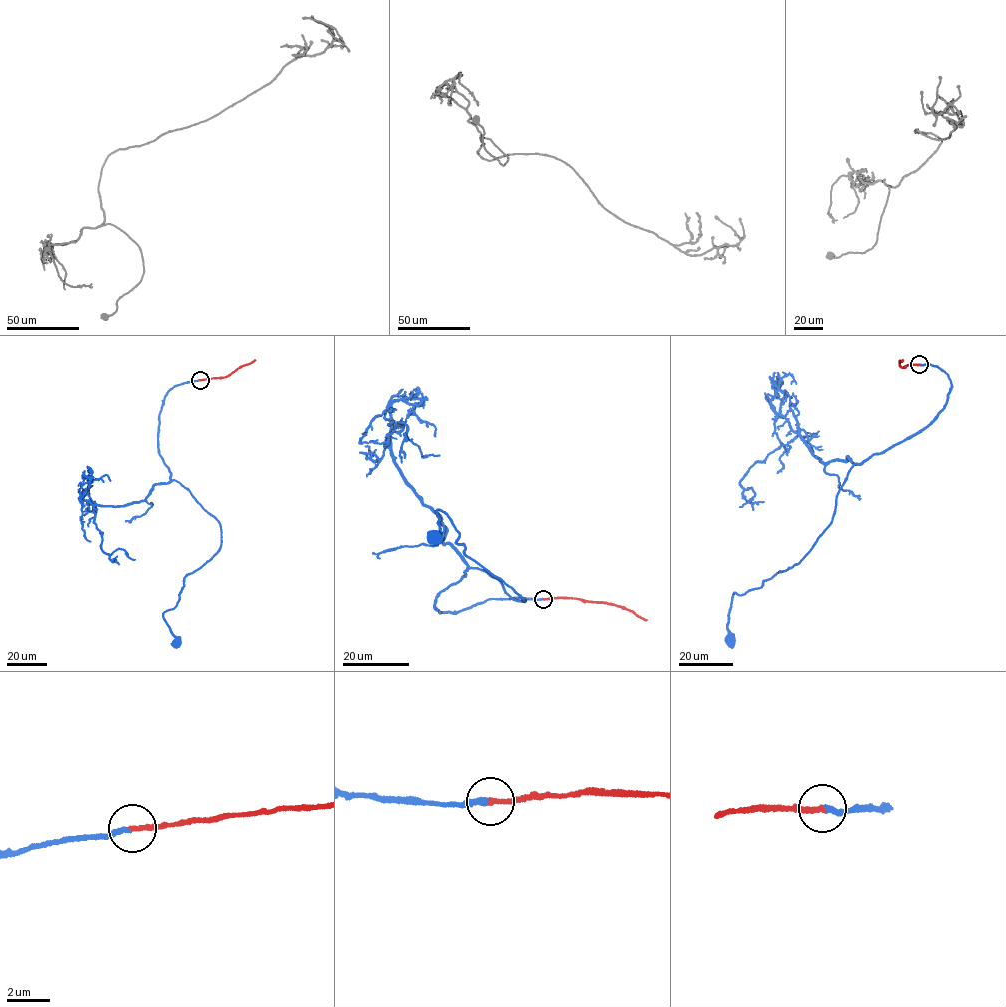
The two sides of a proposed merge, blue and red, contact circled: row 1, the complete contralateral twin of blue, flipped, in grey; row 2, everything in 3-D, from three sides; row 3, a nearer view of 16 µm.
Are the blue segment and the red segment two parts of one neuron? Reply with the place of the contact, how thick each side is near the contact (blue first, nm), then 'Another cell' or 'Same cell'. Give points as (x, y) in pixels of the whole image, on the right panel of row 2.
Place: (919, 364). Thickness 200 nm (blue) against 220 nm. Same cell

